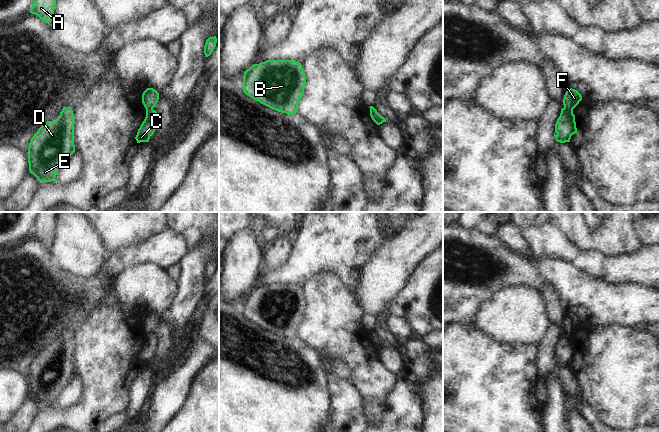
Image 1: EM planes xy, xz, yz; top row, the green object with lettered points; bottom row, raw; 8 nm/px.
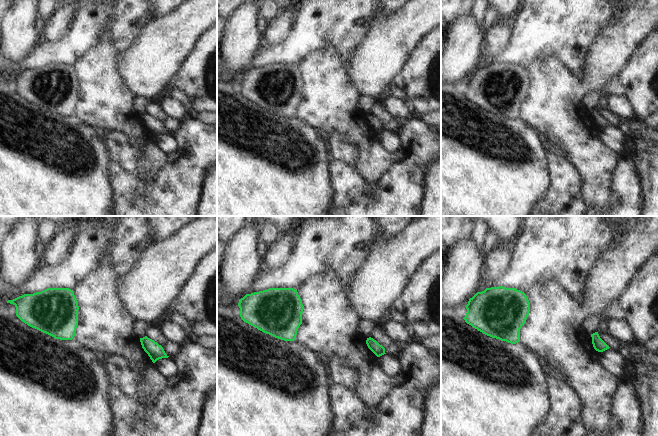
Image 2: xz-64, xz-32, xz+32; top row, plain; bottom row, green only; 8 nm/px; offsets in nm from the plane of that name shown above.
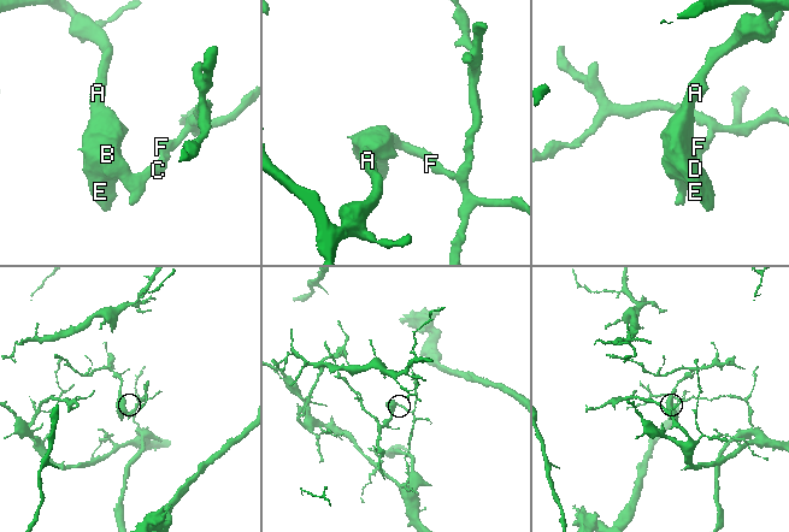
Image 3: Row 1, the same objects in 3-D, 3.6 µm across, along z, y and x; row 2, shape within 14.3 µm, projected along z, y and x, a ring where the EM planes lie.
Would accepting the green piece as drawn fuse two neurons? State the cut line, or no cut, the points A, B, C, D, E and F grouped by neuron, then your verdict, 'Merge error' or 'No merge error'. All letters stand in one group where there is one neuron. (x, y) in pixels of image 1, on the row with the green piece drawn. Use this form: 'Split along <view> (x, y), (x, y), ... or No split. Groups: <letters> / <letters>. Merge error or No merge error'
Split along yz (564, 106), (572, 110). Groups: A B C D E / F. Merge error.

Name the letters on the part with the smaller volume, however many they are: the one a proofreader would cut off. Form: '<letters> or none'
A, B, C, D, E

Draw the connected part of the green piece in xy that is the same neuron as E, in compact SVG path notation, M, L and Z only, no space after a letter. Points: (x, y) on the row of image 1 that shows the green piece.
M64 107L54 122L44 123L31 138L29 171L40 182L55 181L58 170L75 152L74 124L71 107Z

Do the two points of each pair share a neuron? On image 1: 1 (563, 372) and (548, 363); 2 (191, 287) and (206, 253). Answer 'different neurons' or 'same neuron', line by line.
1: same neuron
2: same neuron

